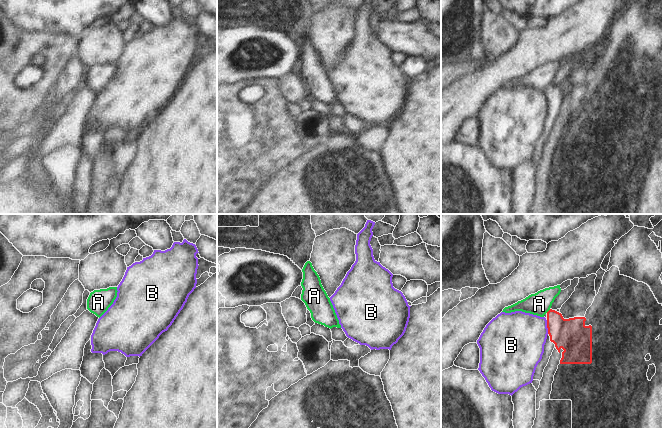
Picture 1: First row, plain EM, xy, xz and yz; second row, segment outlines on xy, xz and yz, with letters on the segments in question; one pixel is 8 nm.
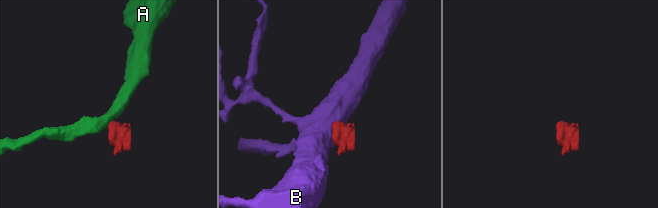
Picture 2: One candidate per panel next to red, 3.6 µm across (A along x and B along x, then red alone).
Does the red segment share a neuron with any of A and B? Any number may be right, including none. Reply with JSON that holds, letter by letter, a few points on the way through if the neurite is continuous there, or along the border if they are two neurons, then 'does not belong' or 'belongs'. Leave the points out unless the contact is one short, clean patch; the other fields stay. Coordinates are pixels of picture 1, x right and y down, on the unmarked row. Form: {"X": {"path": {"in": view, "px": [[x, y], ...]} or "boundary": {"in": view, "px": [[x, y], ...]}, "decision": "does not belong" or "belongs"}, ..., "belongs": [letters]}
{"A": {"boundary": {"in": "yz", "px": [[550, 85], [546, 88]]}, "decision": "does not belong"}, "B": {"boundary": {"in": "yz", "px": [[546, 96], [548, 109]]}, "decision": "does not belong"}, "belongs": []}

